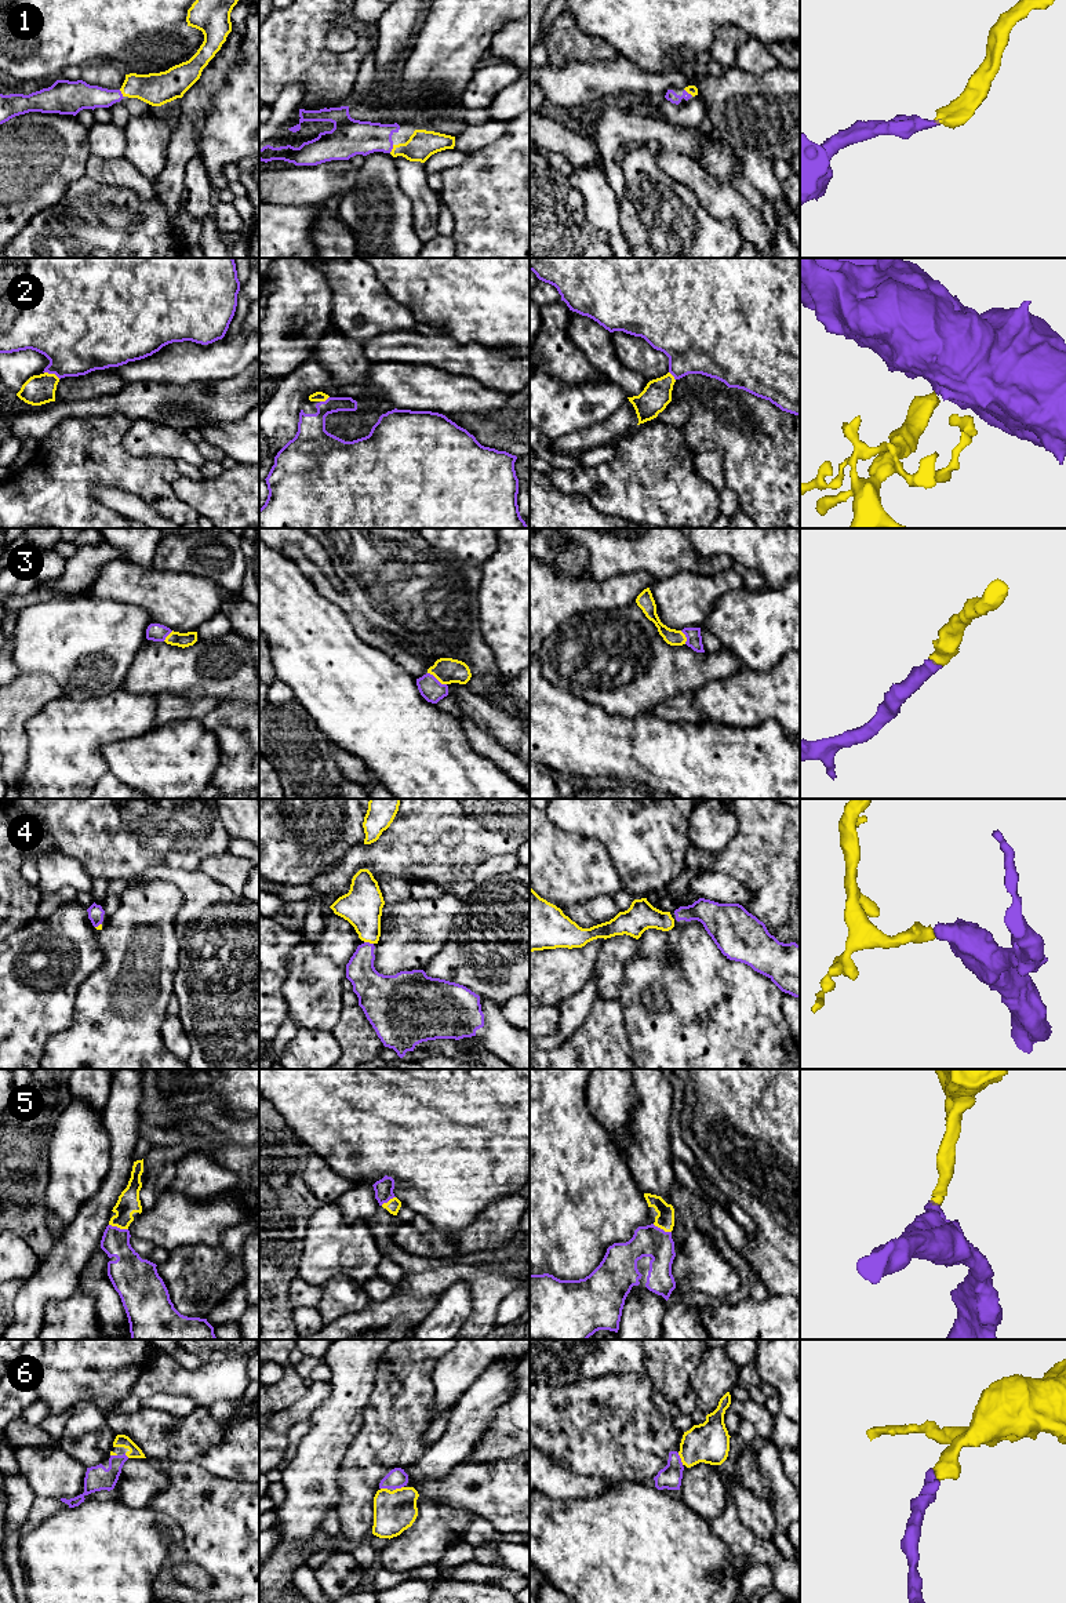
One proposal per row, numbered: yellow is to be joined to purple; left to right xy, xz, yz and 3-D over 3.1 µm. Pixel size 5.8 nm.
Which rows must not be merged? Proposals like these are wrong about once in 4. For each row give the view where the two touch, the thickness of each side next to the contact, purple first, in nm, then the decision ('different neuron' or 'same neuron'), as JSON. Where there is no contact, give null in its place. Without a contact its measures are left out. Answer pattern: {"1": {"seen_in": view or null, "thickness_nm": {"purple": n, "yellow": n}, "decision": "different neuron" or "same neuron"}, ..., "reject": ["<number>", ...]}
{"1": {"seen_in": "xz", "thickness_nm": {"purple": 220, "yellow": 170}, "decision": "same neuron"}, "2": {"seen_in": "xy", "thickness_nm": {"purple": 420, "yellow": 180}, "decision": "same neuron"}, "3": {"seen_in": "xz", "thickness_nm": {"purple": 140, "yellow": 150}, "decision": "same neuron"}, "4": {"seen_in": "xz", "thickness_nm": {"purple": 180, "yellow": 240}, "decision": "same neuron"}, "5": {"seen_in": "xy", "thickness_nm": {"purple": 190, "yellow": 130}, "decision": "same neuron"}, "6": {"seen_in": "yz", "thickness_nm": {"purple": 130, "yellow": 240}, "decision": "same neuron"}, "reject": []}

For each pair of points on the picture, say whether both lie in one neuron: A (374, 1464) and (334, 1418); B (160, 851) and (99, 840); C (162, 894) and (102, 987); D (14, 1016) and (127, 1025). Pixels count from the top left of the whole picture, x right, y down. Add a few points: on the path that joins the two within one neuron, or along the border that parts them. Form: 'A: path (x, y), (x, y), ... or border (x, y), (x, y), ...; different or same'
A: border (364, 1410), (363, 1424), (338, 1469); different
B: path (145, 842), (115, 842); same
C: path (138, 918), (128, 926), (128, 942), (119, 963); same
D: border (79, 989), (75, 998), (73, 1021), (47, 1040); different

